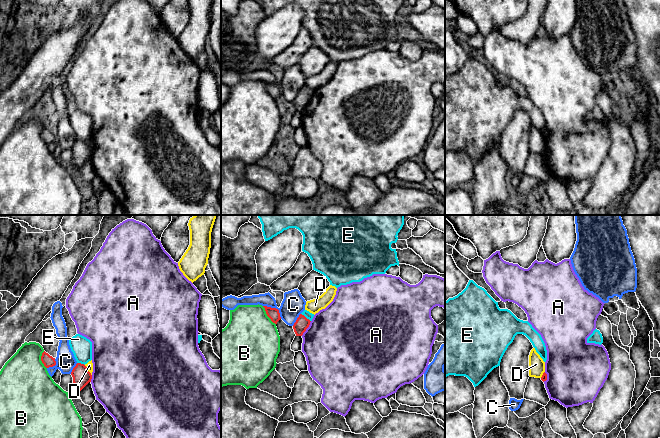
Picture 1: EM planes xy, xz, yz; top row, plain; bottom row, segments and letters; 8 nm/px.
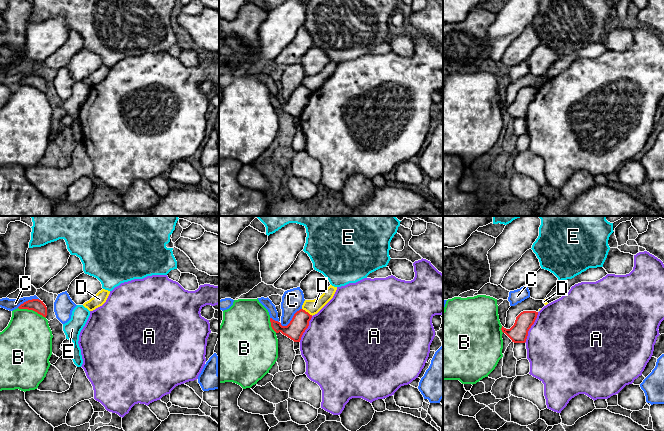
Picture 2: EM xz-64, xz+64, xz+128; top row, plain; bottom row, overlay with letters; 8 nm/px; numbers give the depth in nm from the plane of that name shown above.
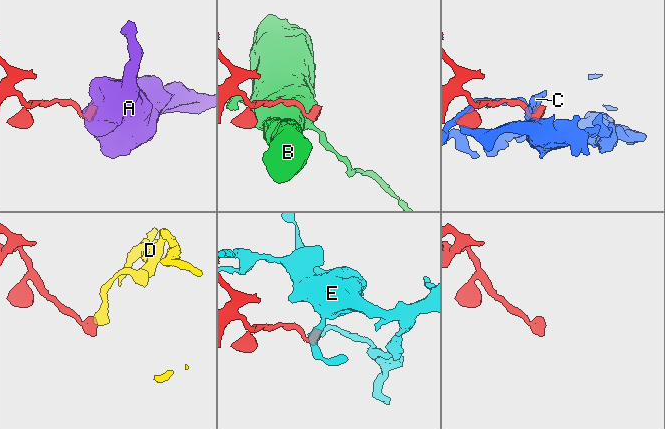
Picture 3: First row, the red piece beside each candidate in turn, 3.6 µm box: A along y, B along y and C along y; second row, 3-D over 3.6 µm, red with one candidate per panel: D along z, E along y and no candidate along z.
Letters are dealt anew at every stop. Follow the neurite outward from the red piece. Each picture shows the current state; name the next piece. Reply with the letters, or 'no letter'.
no letter

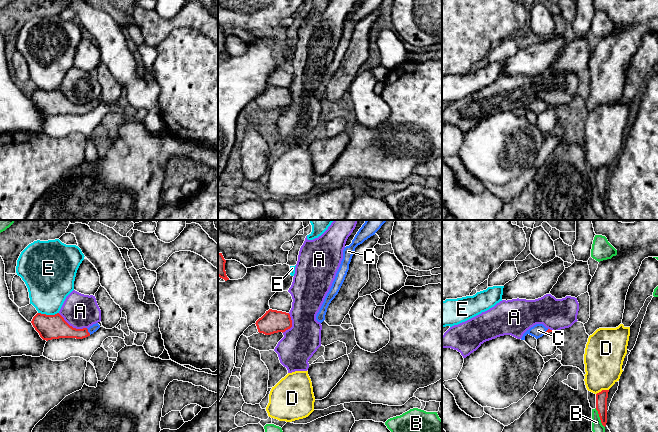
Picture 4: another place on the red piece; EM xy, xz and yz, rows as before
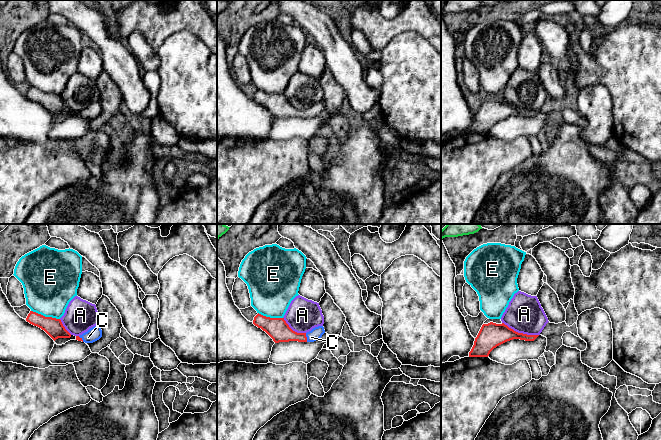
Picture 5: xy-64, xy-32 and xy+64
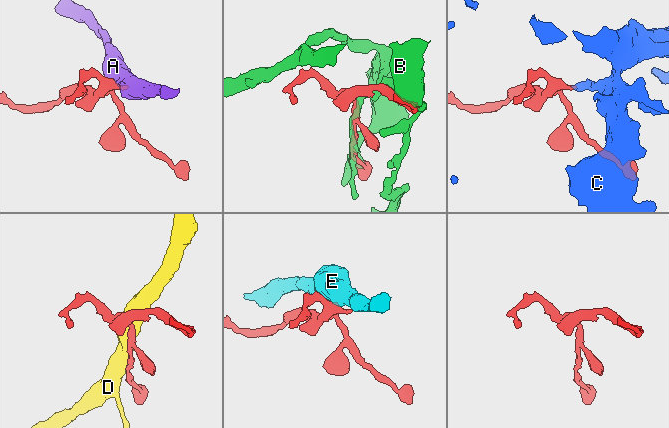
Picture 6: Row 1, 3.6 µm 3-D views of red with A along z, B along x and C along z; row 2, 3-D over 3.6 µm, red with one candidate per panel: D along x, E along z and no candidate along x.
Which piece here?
C

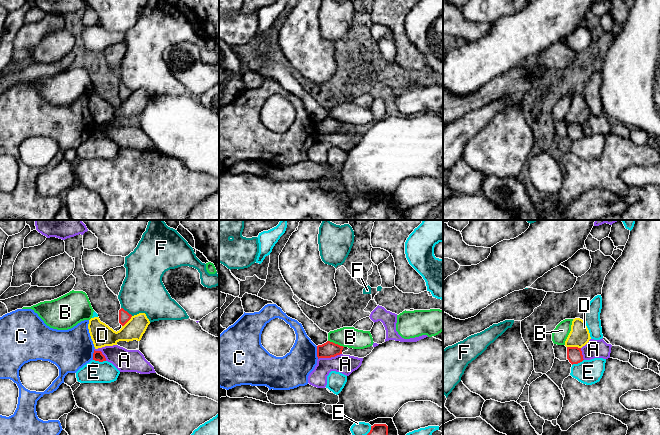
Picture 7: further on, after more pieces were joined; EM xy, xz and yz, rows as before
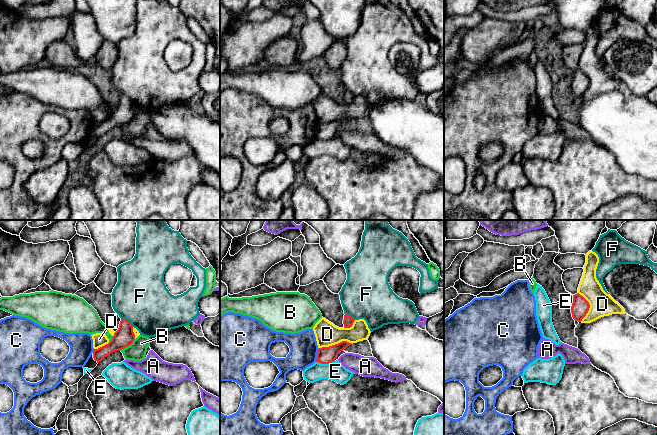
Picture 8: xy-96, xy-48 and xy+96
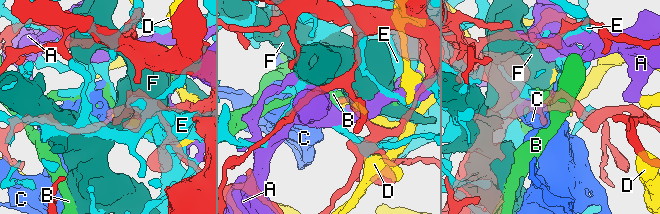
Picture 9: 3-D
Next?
no letter

